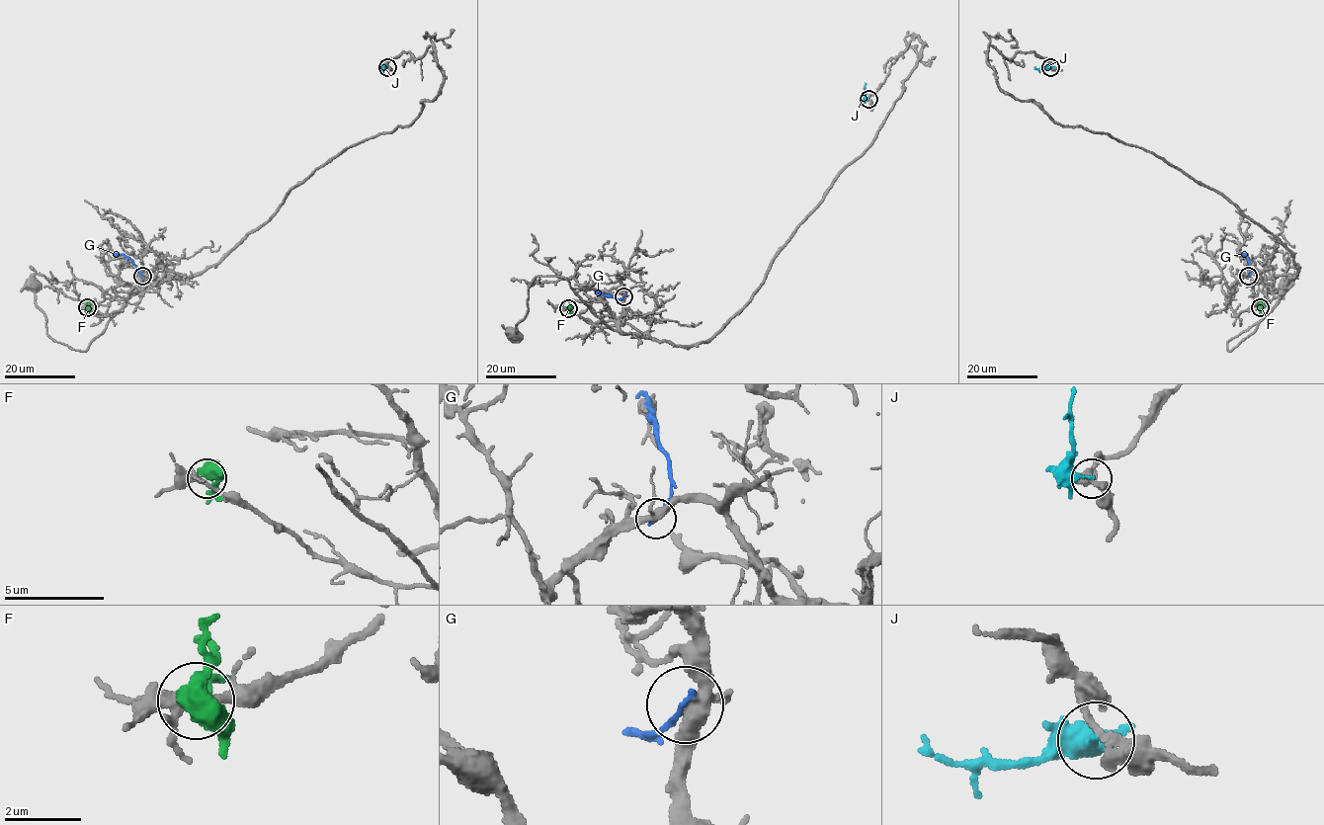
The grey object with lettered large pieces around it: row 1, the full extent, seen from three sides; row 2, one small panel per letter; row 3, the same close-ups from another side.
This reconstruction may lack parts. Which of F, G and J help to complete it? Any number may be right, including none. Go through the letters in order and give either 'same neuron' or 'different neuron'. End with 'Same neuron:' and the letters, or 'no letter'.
F: different neuron
G: different neuron
J: different neuron
Same neuron: no letter

